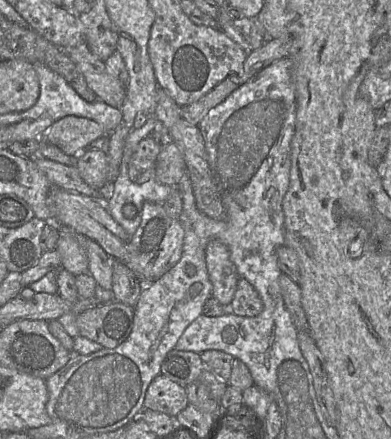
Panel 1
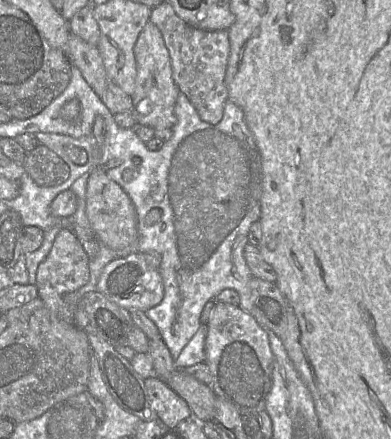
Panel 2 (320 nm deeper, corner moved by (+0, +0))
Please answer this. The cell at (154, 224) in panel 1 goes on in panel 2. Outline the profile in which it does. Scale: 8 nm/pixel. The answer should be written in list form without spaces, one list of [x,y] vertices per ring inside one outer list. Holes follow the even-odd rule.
[[[137,251],[126,257],[112,260],[101,273],[97,292],[128,311],[141,310],[146,312],[158,305],[164,296],[162,276],[159,270],[152,269],[147,265],[144,254]]]

